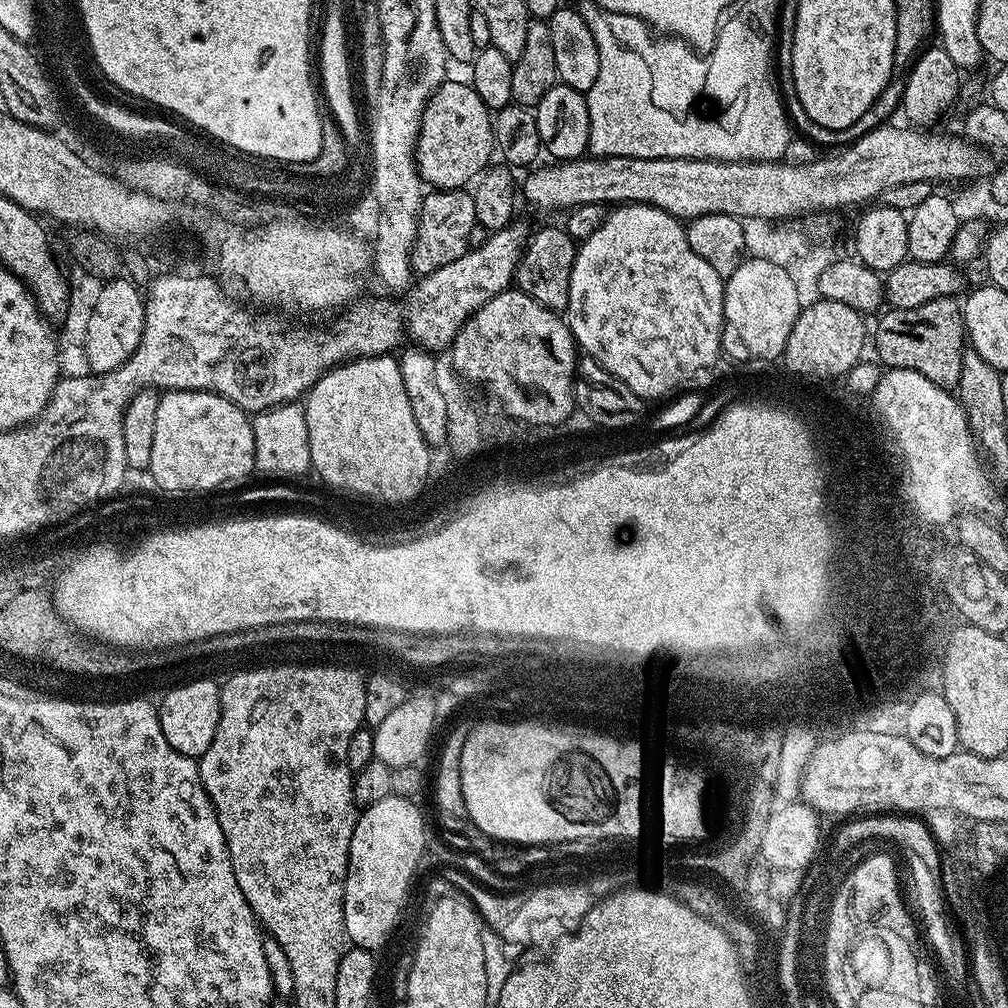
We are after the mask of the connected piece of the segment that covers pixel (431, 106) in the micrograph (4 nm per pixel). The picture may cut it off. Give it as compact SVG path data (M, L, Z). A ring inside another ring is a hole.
M445 79L428 97L420 114L420 124L416 134L414 151L415 168L425 183L436 190L460 190L471 185L493 159L494 116L489 108L478 98L471 83L459 84L456 80Z

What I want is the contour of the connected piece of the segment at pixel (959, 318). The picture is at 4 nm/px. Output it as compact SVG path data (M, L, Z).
M952 298L932 300L913 309L885 311L876 324L876 352L884 366L914 370L940 388L955 389L960 382L966 349L964 313L956 302Z

